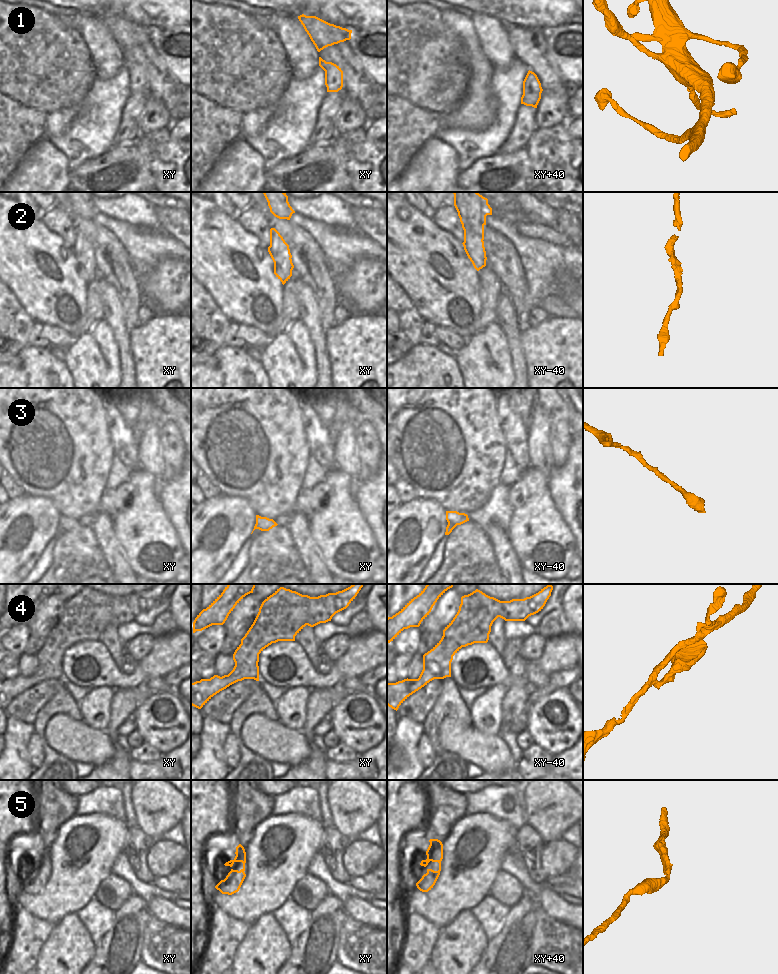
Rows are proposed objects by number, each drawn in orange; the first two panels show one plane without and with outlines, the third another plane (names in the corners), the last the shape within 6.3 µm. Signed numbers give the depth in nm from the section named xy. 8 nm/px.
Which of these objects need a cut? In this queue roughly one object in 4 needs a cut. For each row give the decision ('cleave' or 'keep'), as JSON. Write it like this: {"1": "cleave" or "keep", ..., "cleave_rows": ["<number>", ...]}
{"1": "keep", "2": "keep", "3": "keep", "4": "keep", "5": "keep", "cleave_rows": []}

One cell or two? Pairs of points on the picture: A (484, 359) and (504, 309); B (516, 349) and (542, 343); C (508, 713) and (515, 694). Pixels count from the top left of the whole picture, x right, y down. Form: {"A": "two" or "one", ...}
{"A": "two", "B": "two", "C": "one"}

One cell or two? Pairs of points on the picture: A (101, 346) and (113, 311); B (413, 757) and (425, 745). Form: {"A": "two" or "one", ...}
{"A": "two", "B": "two"}

